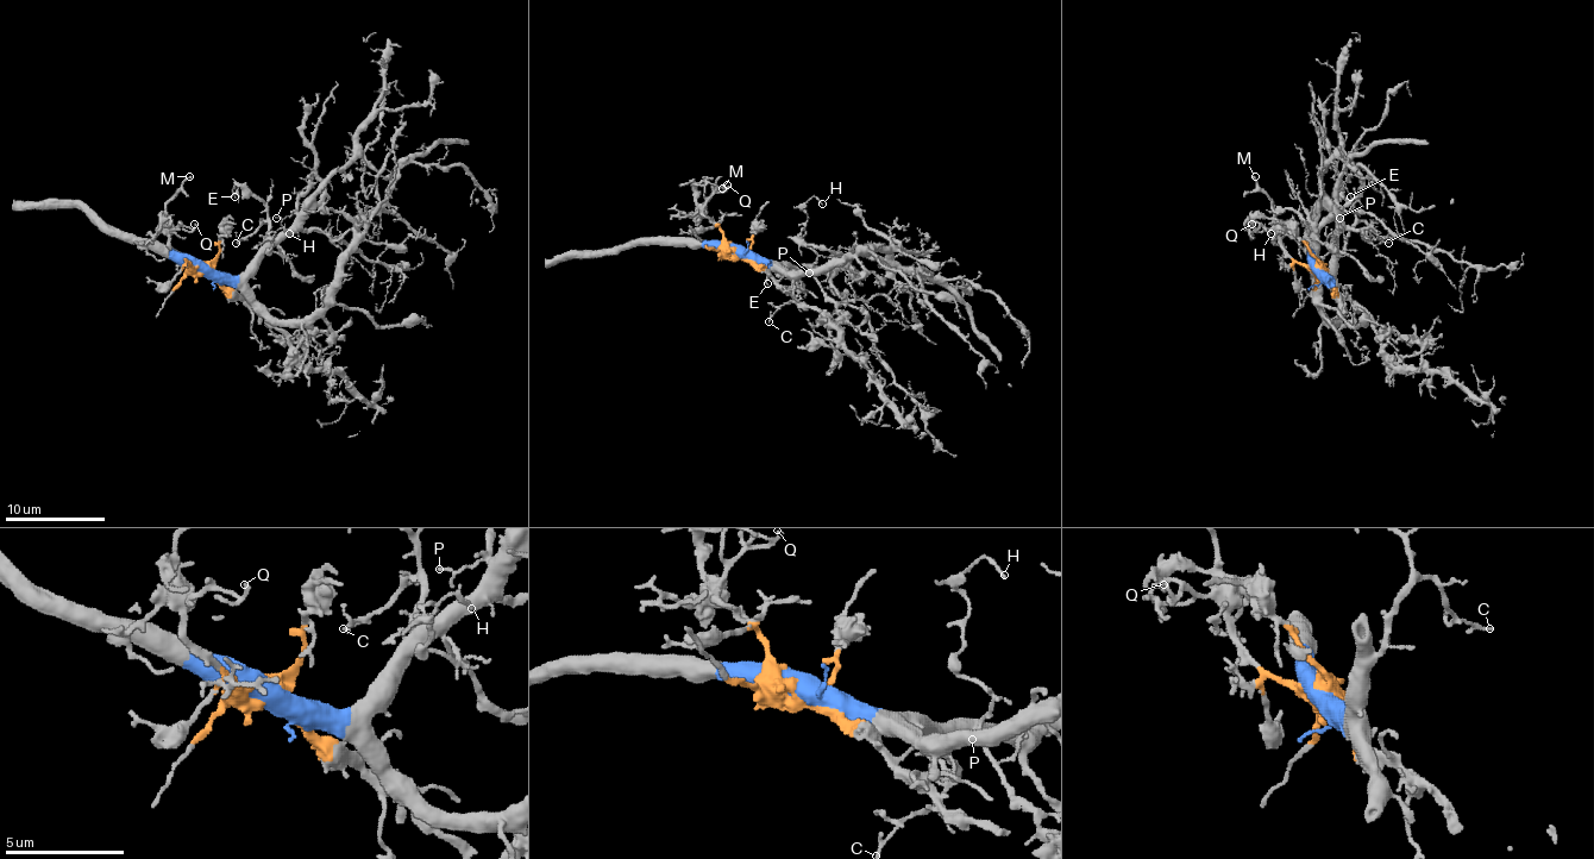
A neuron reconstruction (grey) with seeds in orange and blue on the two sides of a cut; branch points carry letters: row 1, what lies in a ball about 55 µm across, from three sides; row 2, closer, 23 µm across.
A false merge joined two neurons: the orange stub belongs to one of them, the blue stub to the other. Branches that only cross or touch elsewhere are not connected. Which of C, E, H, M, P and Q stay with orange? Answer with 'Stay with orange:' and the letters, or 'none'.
Stay with orange: M, Q

